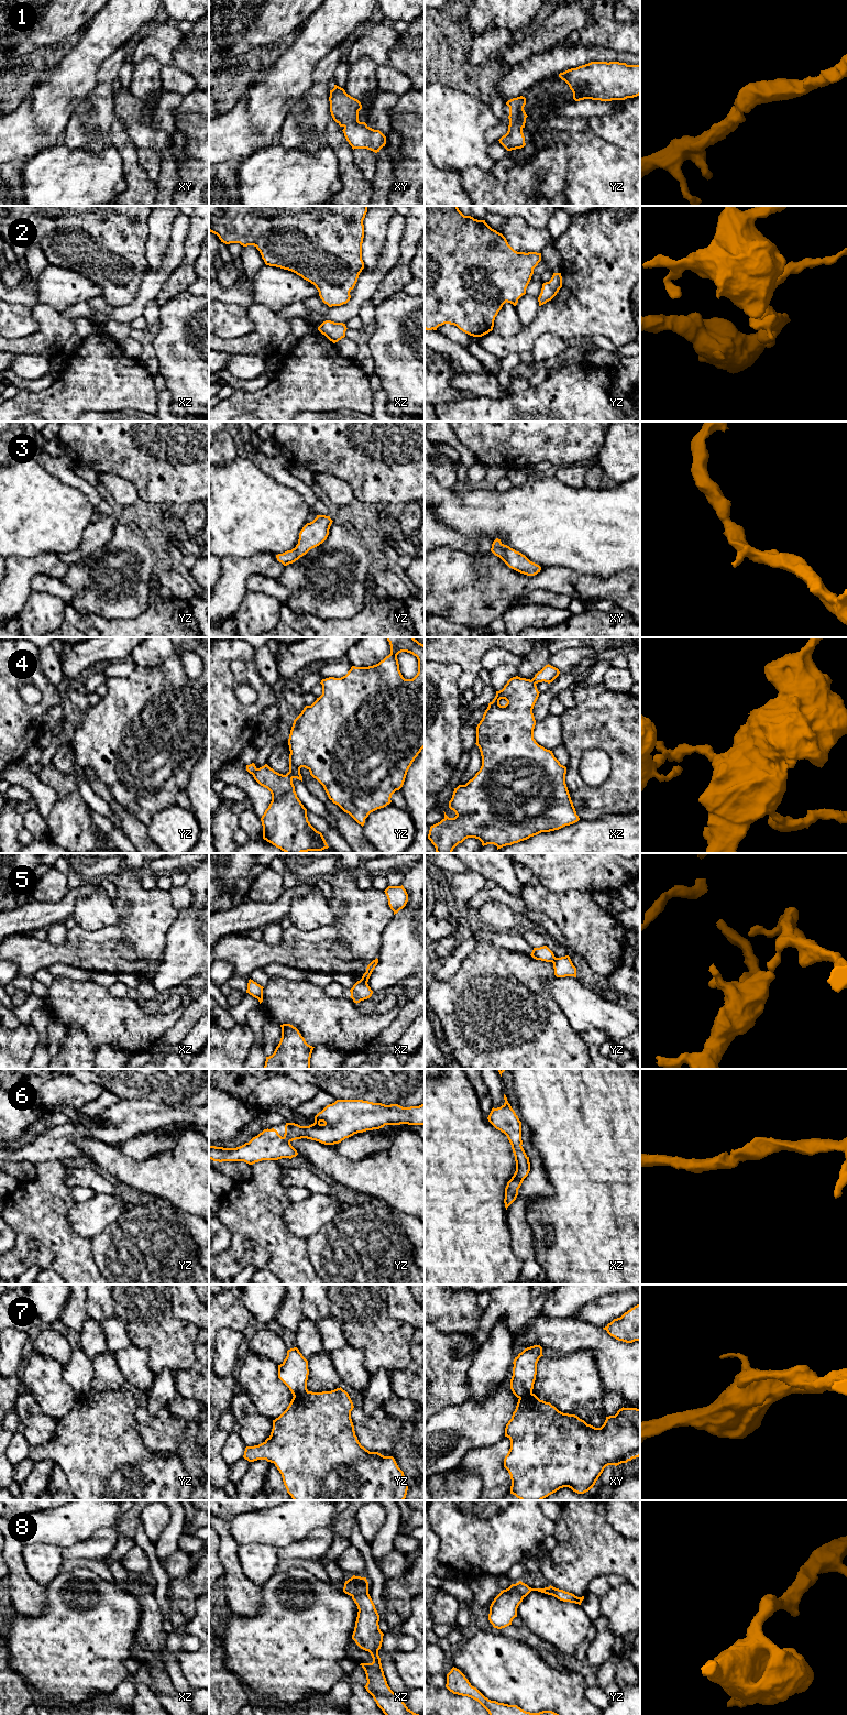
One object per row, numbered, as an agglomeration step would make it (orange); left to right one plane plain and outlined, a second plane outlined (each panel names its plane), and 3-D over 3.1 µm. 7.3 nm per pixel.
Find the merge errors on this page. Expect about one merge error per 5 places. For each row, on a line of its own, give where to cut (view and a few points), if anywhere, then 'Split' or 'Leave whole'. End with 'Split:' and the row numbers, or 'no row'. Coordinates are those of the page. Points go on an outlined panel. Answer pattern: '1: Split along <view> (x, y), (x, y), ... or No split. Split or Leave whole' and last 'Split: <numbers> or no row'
1: No split. Leave whole
2: No split. Leave whole
3: No split. Leave whole
4: Split along yz (256, 768), (252, 774). Split
5: Split along xz (360, 980), (366, 983). Split
6: No split. Leave whole
7: Split along yz (307, 1390), (294, 1396). Split
8: No split. Leave whole
Split: 4, 5, 7

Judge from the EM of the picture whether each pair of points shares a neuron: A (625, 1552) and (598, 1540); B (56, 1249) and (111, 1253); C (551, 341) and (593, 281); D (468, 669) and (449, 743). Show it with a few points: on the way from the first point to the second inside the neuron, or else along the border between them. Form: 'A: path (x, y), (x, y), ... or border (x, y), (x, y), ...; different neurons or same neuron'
A: path (618, 1552), (611, 1552), (605, 1547); same neuron
B: border (90, 1238), (90, 1252), (101, 1273); different neurons
C: border (564, 339), (556, 334), (543, 332), (532, 346); different neurons
D: border (458, 665), (461, 690); different neurons

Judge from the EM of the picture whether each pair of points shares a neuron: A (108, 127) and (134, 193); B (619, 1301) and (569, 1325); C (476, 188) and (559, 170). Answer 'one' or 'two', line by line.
A: one
B: two
C: one

